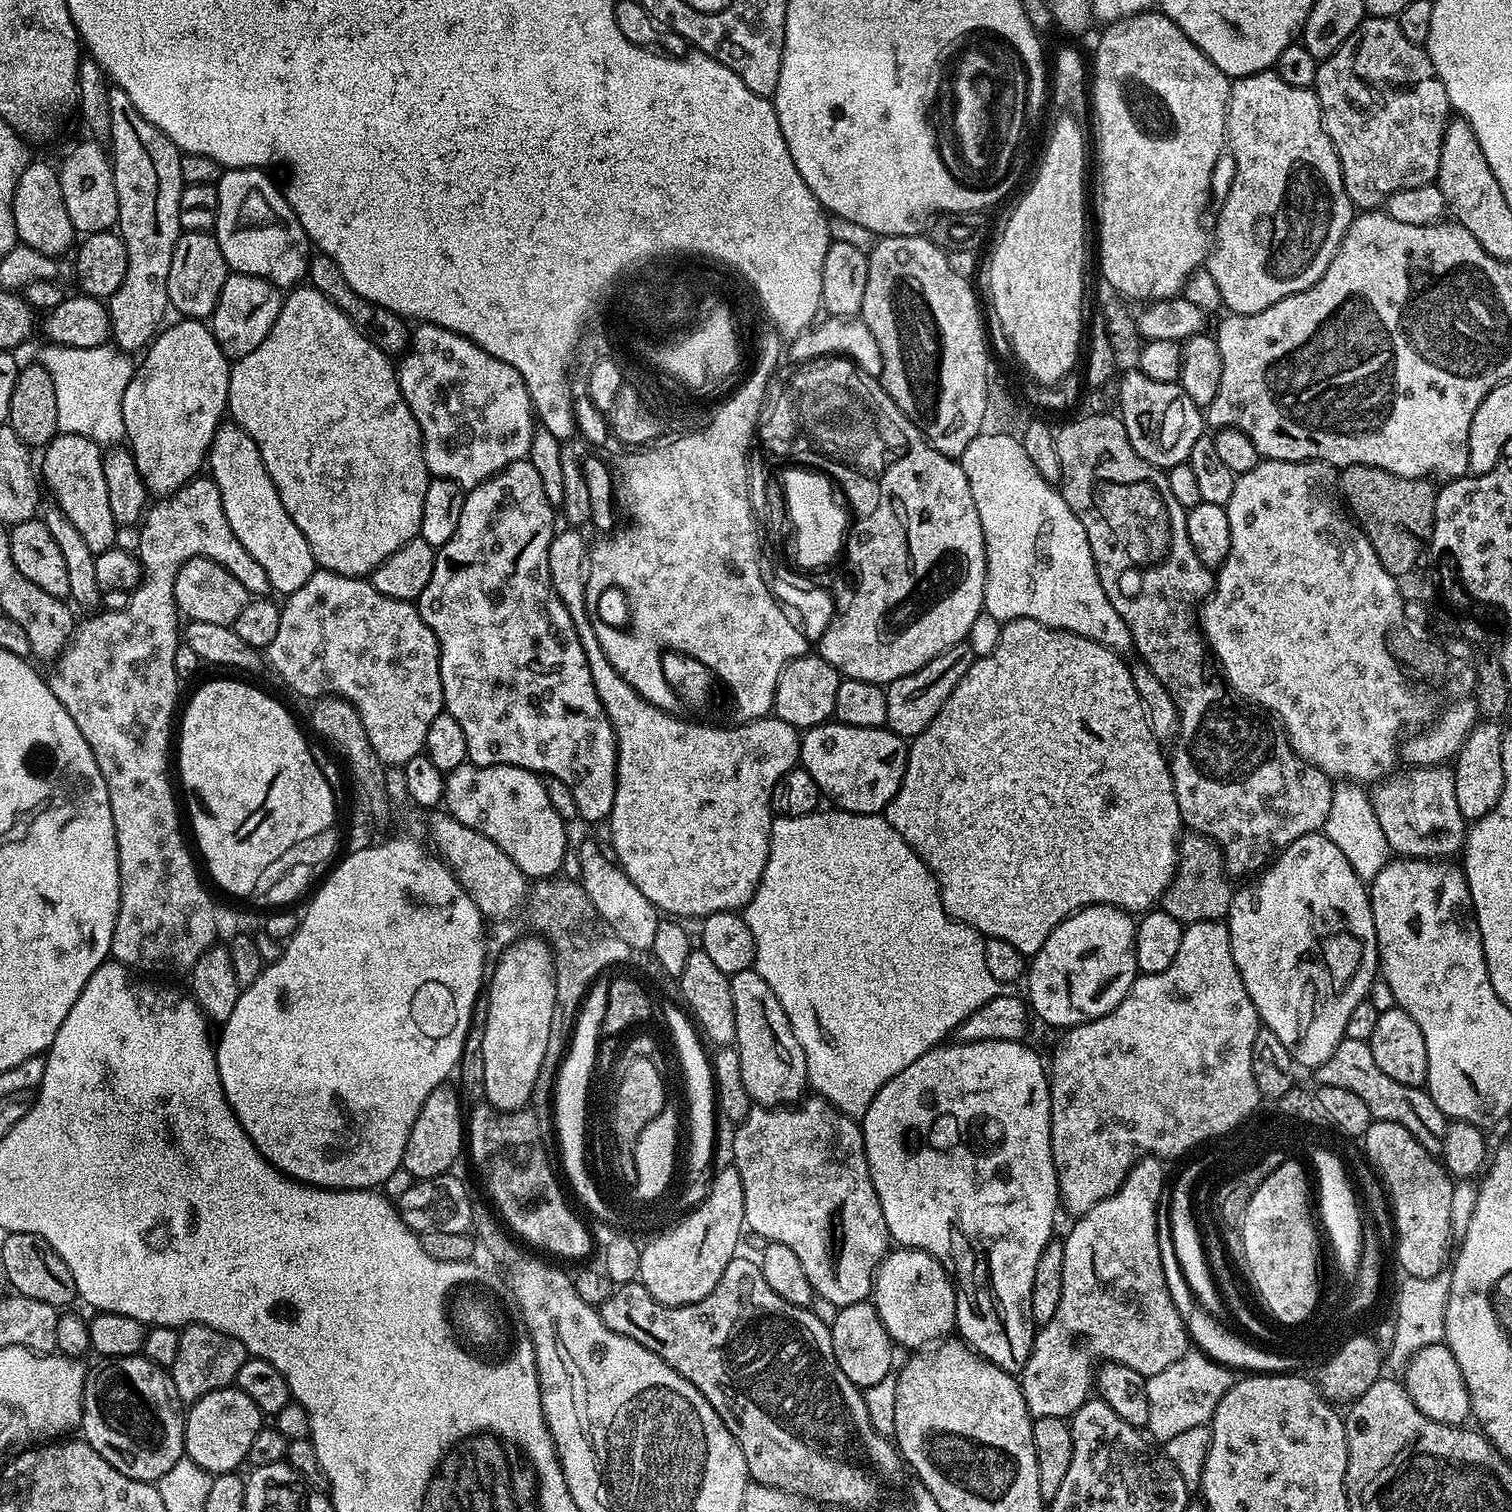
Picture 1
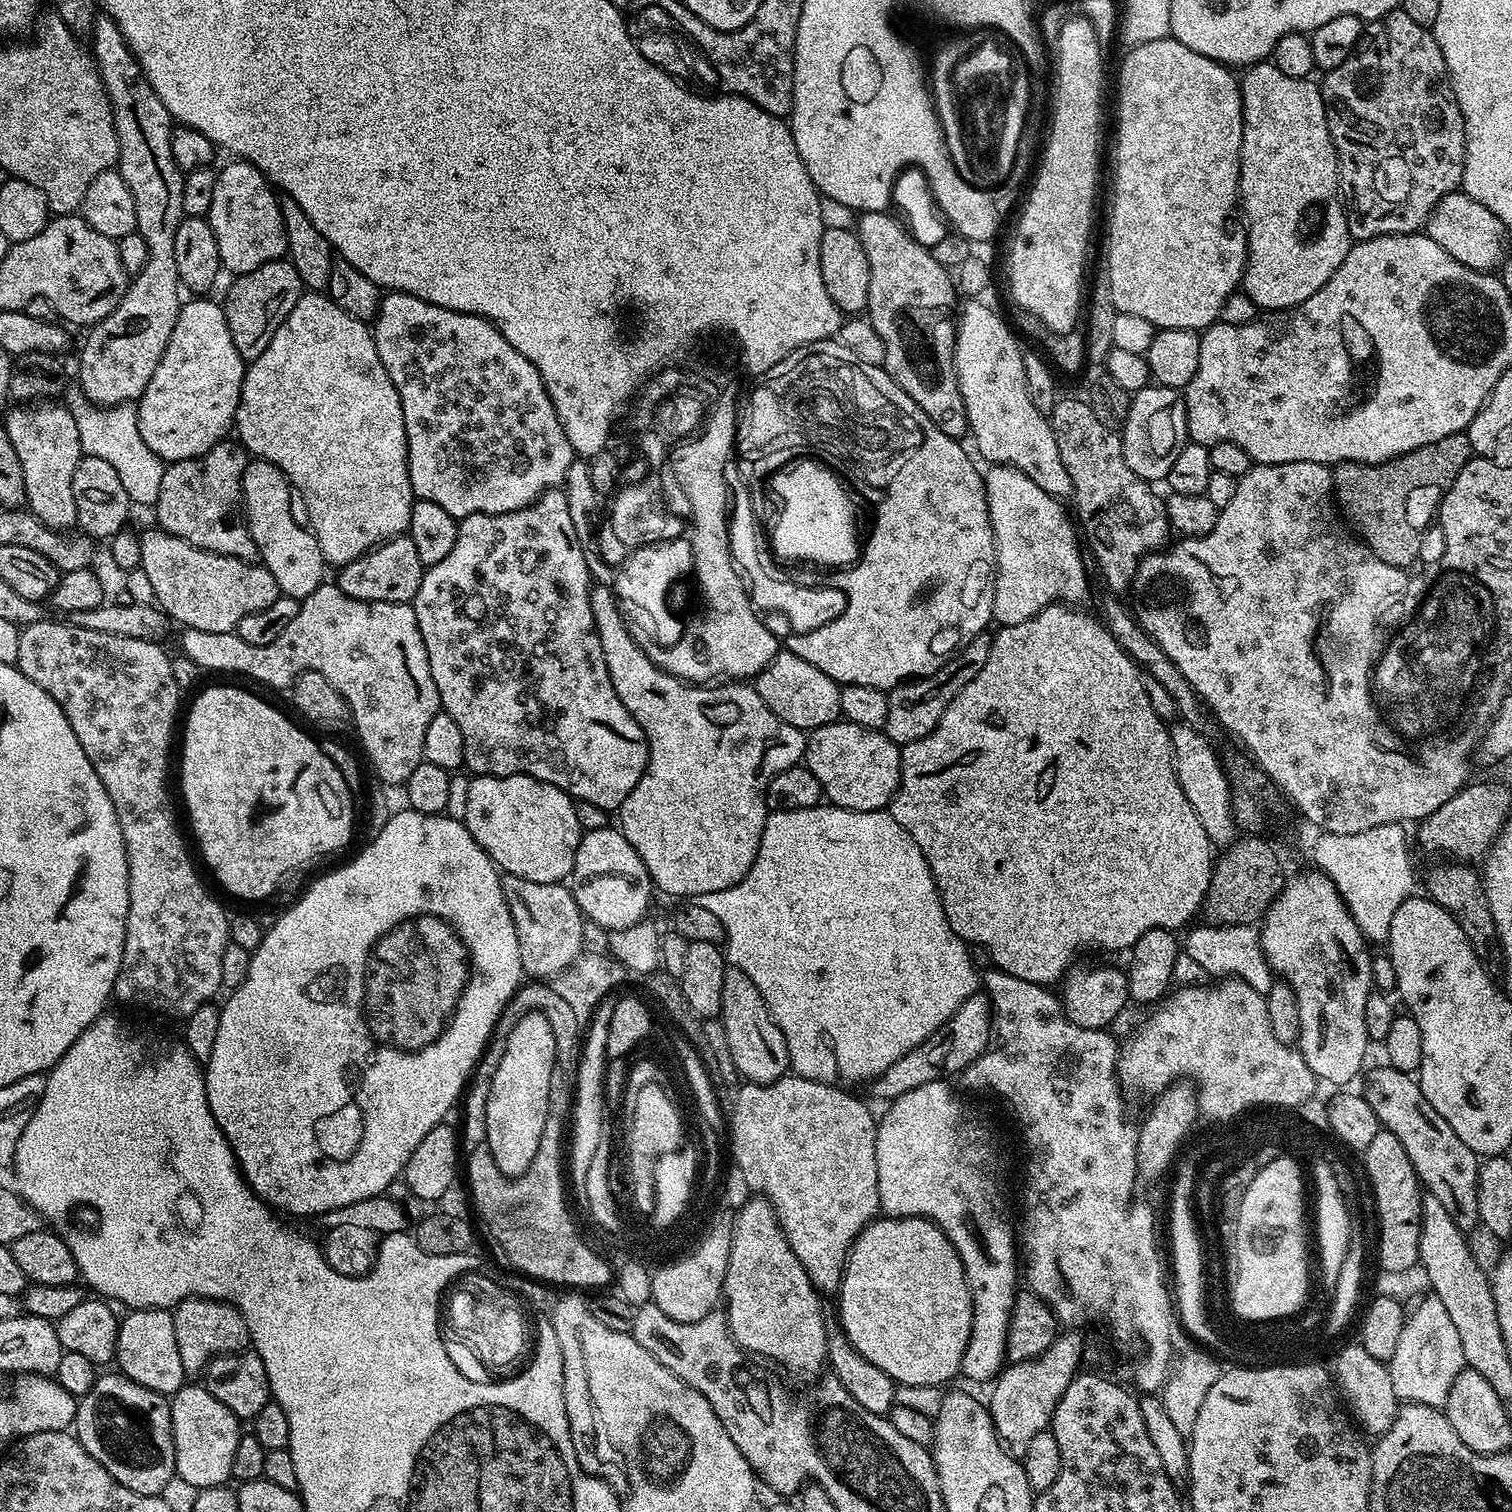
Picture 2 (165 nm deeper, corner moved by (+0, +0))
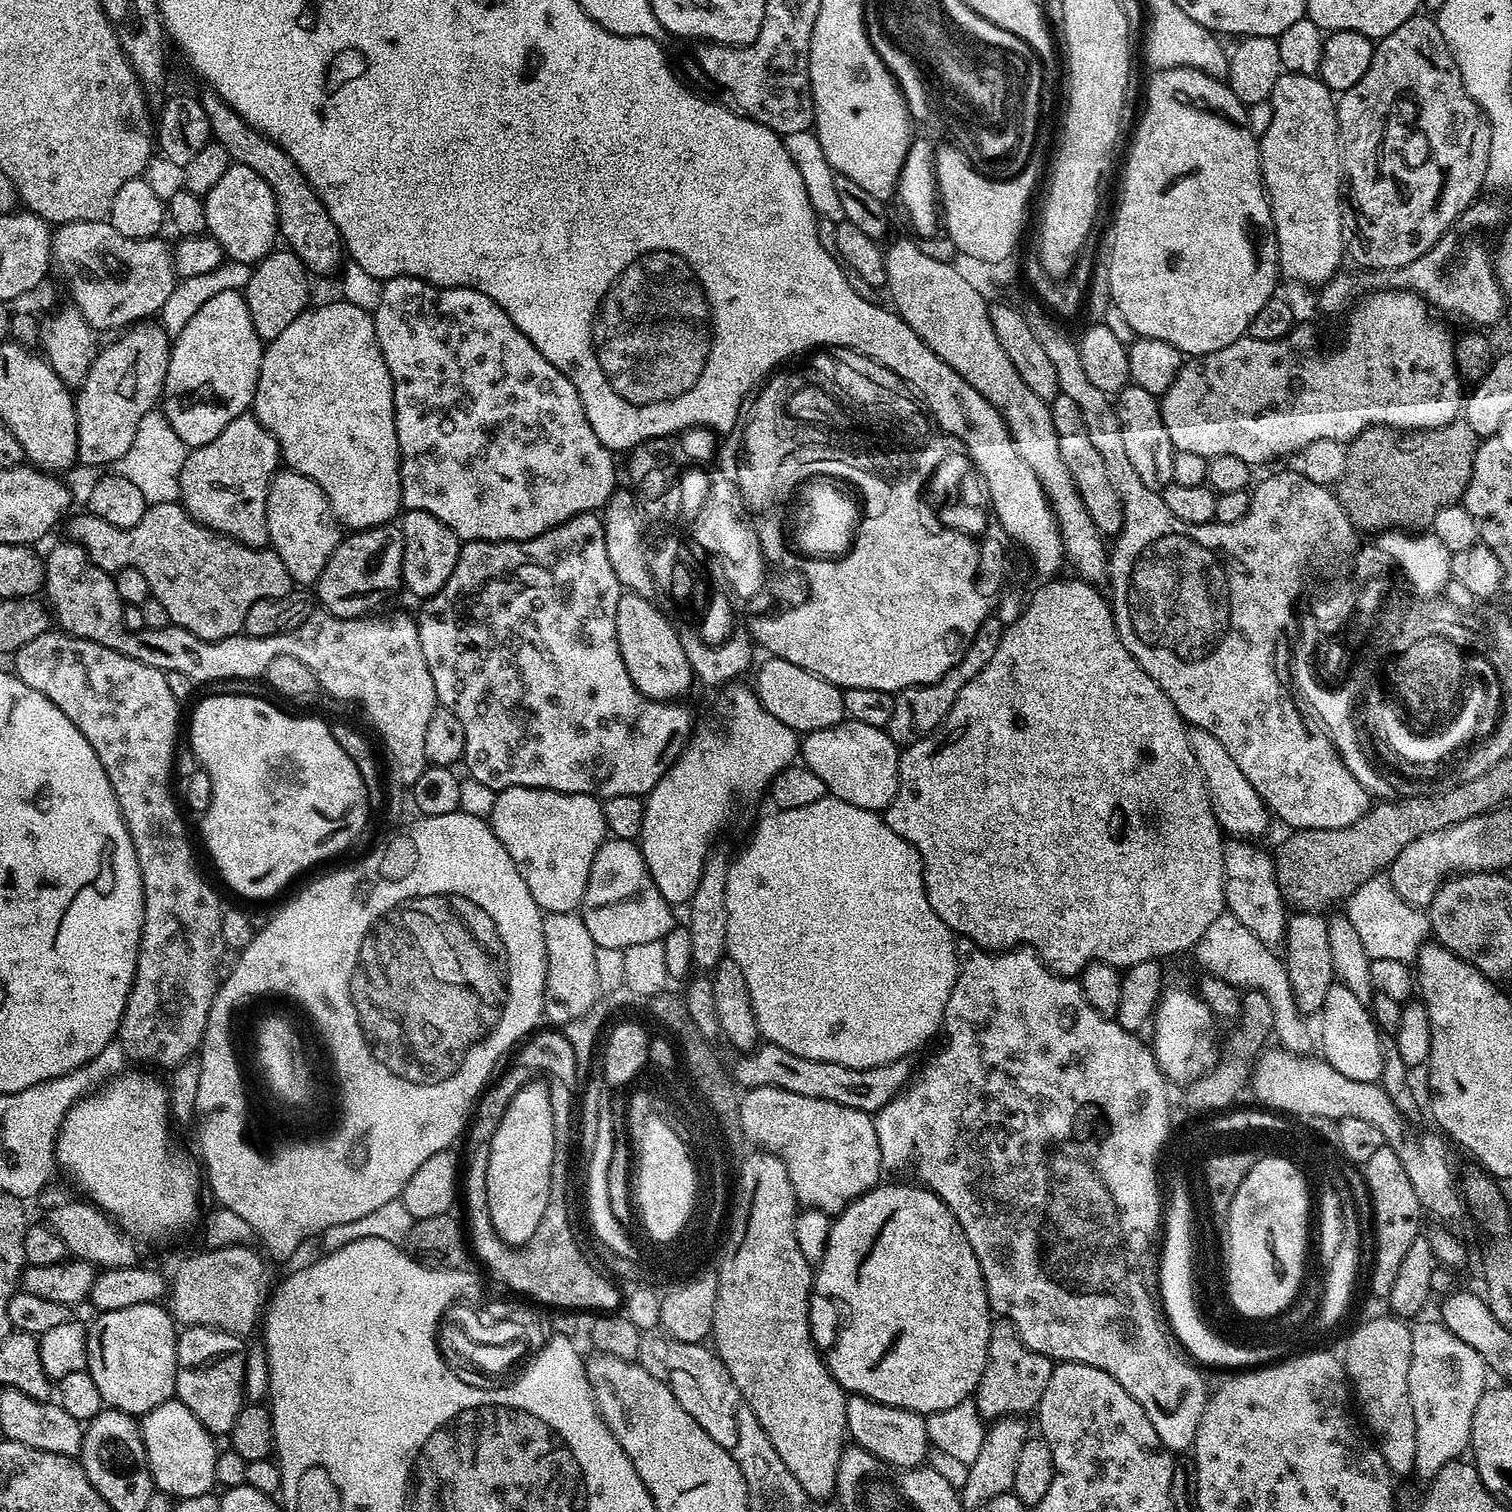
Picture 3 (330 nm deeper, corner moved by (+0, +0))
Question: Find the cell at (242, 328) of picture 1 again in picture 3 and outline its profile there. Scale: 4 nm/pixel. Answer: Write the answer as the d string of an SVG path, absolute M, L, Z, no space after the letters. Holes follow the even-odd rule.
M273 250L254 265L243 294L250 310L250 322L254 322L254 330L261 340L267 342L278 338L278 334L282 334L282 330L286 330L286 326L290 326L290 322L309 307L308 280L308 269L293 252L287 250Z

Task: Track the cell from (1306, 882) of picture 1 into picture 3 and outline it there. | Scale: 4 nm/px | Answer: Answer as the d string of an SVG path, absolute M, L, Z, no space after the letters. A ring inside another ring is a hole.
M1334 982L1326 994L1324 1007L1318 1013L1320 1019L1320 1034L1318 1030L1318 1048L1324 1052L1323 1059L1327 1060L1338 1074L1346 1074L1354 1082L1379 1081L1383 1072L1383 1052L1379 1045L1380 1029L1372 1019L1370 1008L1358 1002L1354 993L1347 986Z

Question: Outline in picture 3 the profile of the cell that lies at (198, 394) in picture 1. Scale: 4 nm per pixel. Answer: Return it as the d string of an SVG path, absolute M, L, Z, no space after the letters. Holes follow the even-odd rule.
M223 290L215 294L174 336L168 353L162 411L170 426L174 426L174 434L178 434L189 449L214 442L214 438L218 438L218 434L234 422L234 418L245 415L251 409L265 347L265 341L254 330L254 322L250 322L250 310L244 301L243 291Z

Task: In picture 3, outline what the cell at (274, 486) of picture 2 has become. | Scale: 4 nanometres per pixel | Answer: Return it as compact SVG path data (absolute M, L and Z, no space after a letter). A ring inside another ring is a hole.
M291 470L277 471L270 482L266 494L266 530L272 551L278 554L278 558L282 558L290 578L297 585L315 585L322 574L322 566L326 566L330 554L340 545L342 539L341 525L332 513L326 494L320 489L318 482Z

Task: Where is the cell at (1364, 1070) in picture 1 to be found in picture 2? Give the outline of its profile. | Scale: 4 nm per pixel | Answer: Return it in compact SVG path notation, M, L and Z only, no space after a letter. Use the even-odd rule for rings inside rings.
M1391 1066L1383 1067L1369 1074L1368 1085L1362 1088L1364 1100L1370 1102L1381 1125L1402 1142L1402 1150L1406 1150L1406 1158L1410 1158L1410 1166L1414 1166L1423 1189L1442 1202L1458 1227L1463 1230L1477 1227L1480 1215L1476 1183L1481 1163L1476 1153L1468 1149L1458 1134L1454 1134L1450 1122L1426 1102L1426 1094L1422 1094L1420 1081L1415 1075Z

